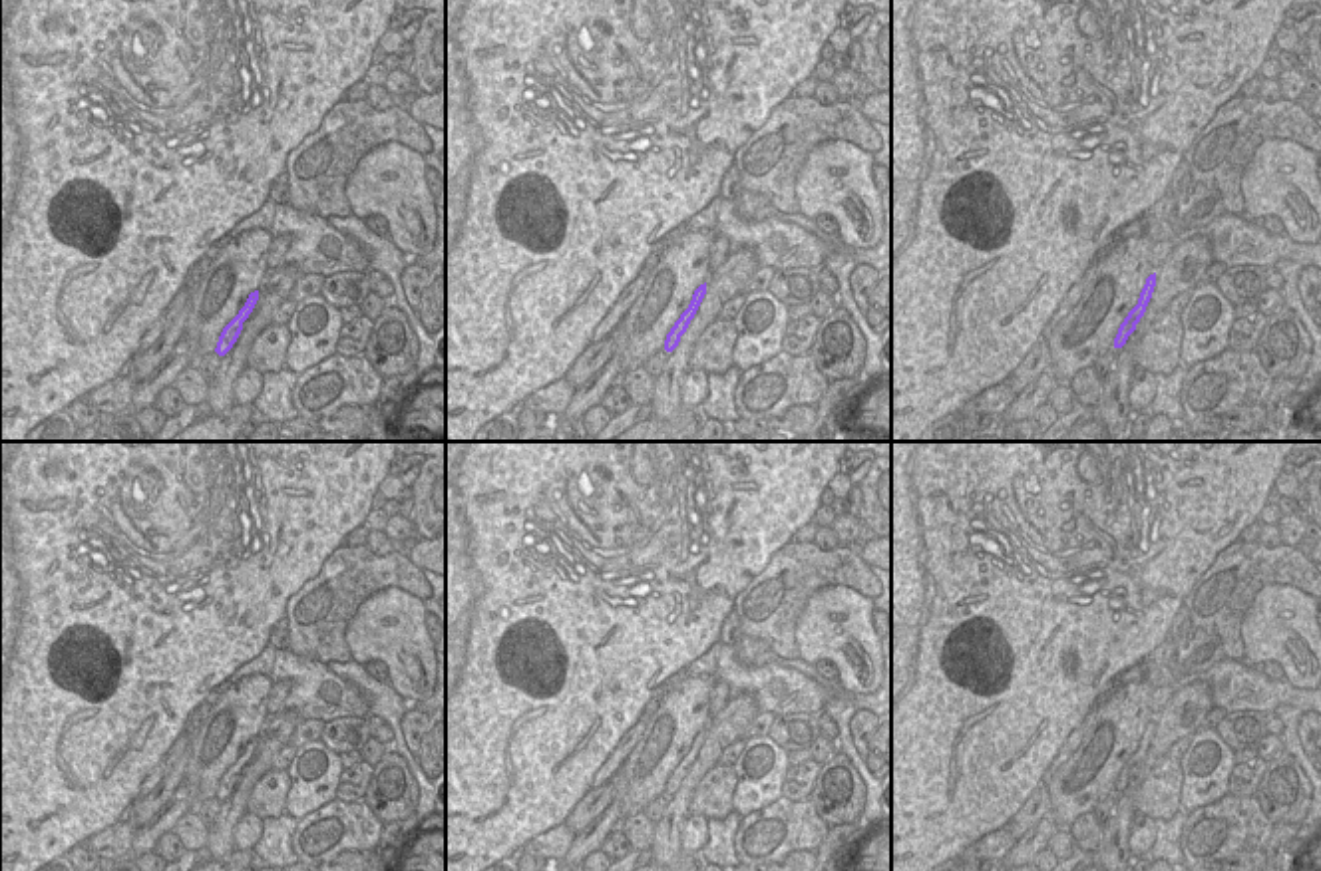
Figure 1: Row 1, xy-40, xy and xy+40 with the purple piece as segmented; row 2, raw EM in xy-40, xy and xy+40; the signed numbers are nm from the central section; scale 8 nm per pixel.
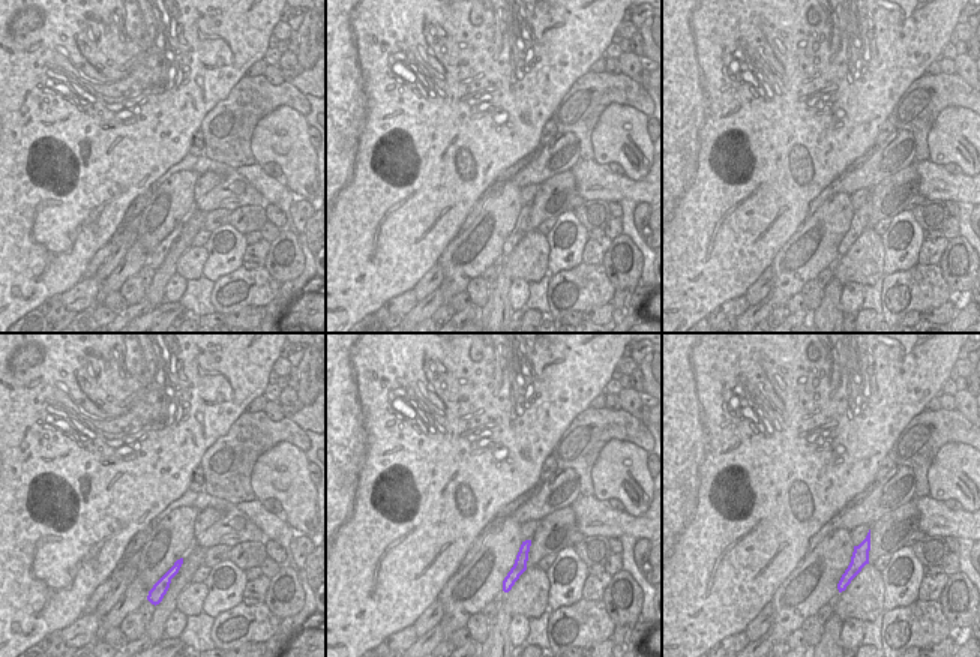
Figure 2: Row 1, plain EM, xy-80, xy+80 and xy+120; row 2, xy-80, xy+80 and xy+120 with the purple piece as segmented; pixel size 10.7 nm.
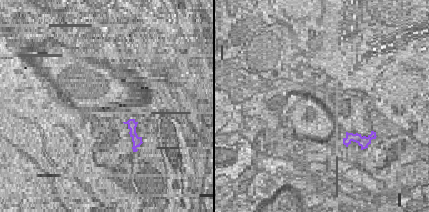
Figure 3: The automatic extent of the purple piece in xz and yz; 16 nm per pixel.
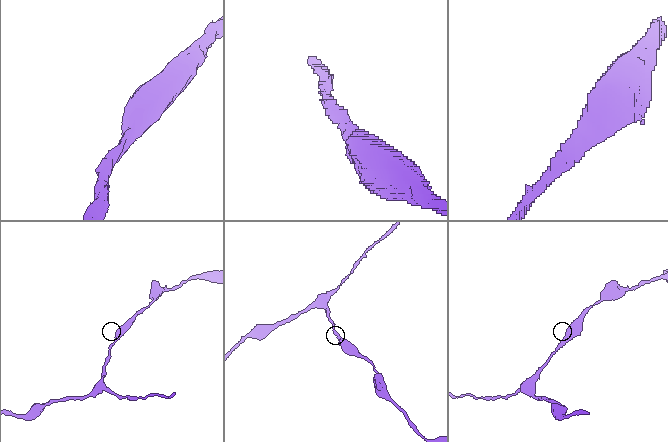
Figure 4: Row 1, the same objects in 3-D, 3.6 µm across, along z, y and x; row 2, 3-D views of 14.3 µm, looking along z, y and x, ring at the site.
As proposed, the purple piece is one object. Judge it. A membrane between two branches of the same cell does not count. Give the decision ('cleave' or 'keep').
keep

